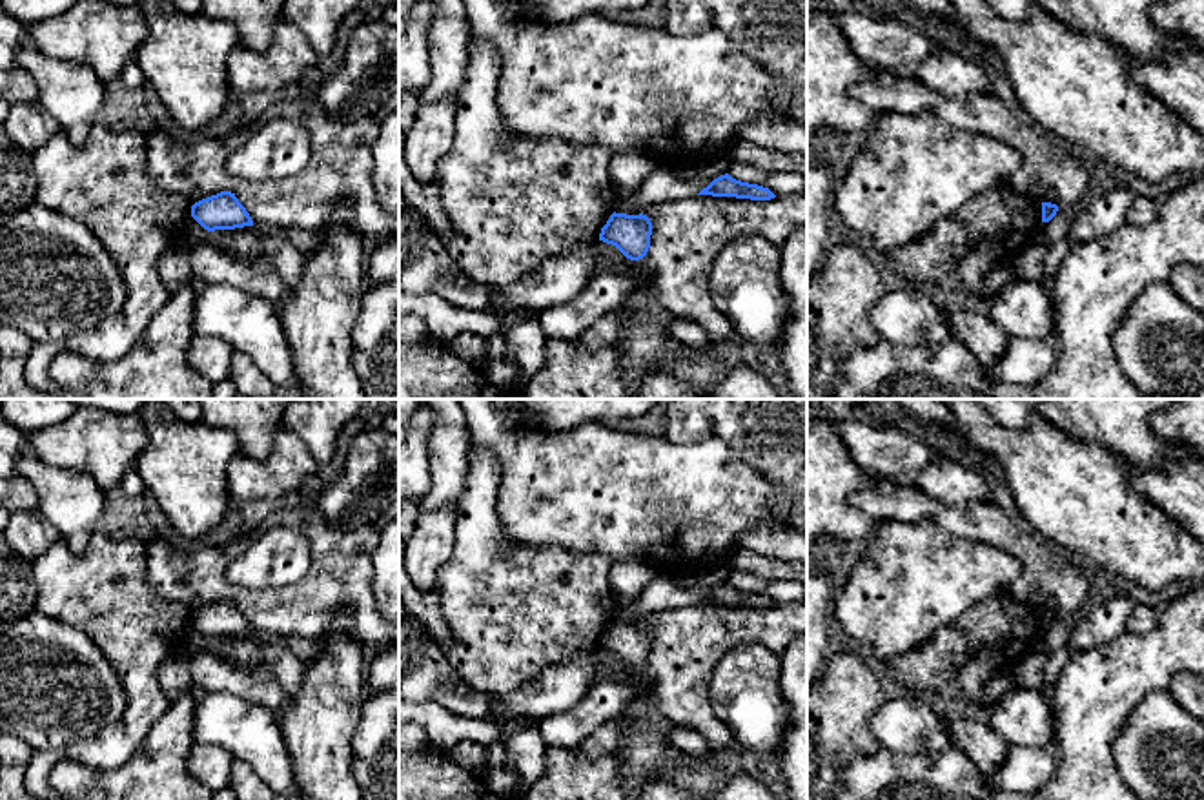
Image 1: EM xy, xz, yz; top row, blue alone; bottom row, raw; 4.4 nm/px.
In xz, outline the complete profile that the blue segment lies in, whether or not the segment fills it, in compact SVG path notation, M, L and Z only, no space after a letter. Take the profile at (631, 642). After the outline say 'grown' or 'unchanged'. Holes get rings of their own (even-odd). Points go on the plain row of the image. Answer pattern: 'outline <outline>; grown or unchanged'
outline M612 621L599 649L616 654L627 667L639 669L650 656L652 631L647 623Z; unchanged

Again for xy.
outline M220 600L191 614L191 625L208 640L253 634L235 601Z; unchanged

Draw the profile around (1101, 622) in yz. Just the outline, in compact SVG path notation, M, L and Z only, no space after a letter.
M1118 594L1109 601L1093 600L1078 616L1066 649L1080 654L1102 647L1126 632L1126 623L1137 609L1137 601Z

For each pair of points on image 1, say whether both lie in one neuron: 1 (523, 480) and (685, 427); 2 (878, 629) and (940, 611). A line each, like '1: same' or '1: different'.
1: different
2: same

